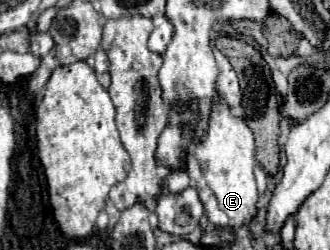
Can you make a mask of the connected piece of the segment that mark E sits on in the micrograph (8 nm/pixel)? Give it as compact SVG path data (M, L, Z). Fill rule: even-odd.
M215 101L209 117L209 129L201 143L191 145L187 153L187 173L191 185L199 191L205 215L215 227L249 225L257 215L257 187L255 187L255 143L253 133L245 121L237 121L227 105Z

